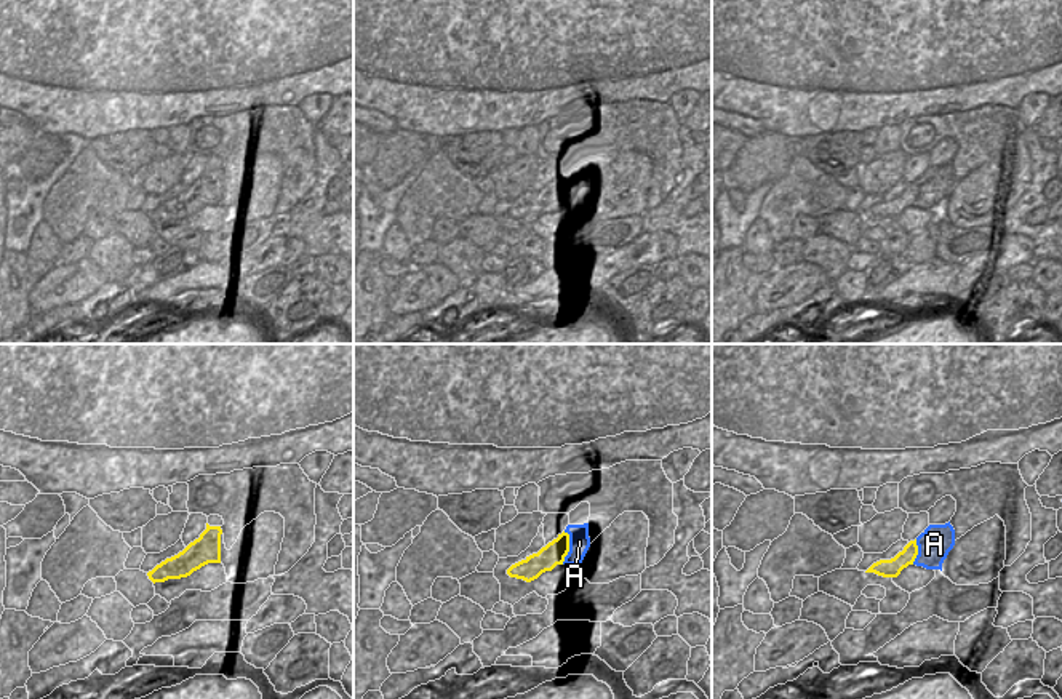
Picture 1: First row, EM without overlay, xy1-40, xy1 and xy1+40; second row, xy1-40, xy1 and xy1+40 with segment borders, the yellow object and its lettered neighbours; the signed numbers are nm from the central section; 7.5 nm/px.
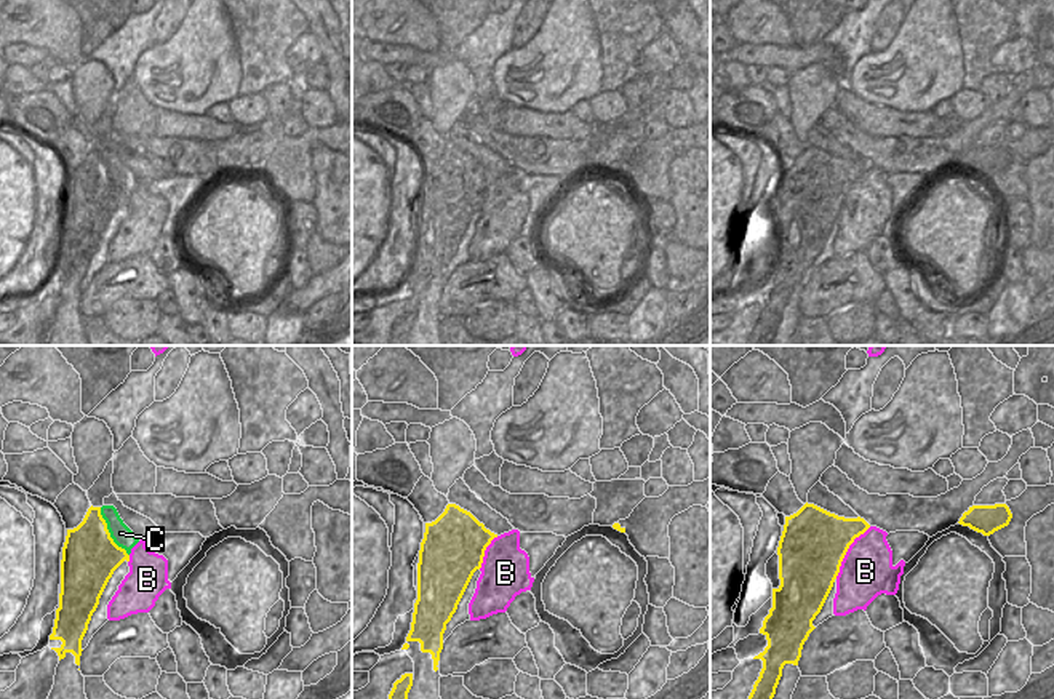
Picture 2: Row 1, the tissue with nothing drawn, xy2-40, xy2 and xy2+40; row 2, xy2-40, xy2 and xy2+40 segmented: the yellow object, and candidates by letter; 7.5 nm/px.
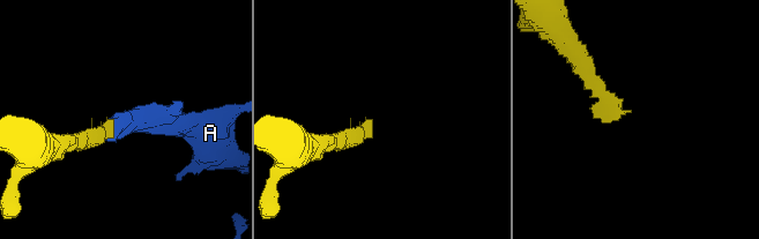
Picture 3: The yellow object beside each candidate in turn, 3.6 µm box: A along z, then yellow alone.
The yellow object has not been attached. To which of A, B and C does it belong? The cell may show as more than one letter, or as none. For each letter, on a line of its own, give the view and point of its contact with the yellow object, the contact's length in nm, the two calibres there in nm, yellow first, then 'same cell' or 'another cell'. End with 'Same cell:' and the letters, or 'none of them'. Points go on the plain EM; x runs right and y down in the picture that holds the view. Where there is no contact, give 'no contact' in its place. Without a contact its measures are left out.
A: xy1 (568, 189) | 260 nm | 170/160 nm | same cell
B: xy2+40 (846, 192) | 480 nm | 500/400 nm | another cell
C: xy2-40 (109, 175) | 440 nm | 420/150 nm | another cell
Same cell: A

